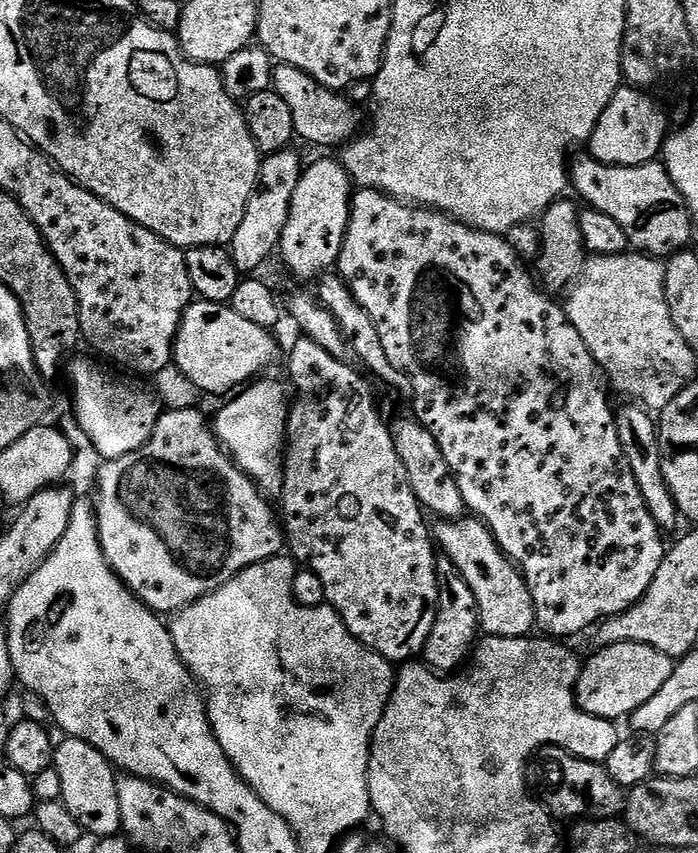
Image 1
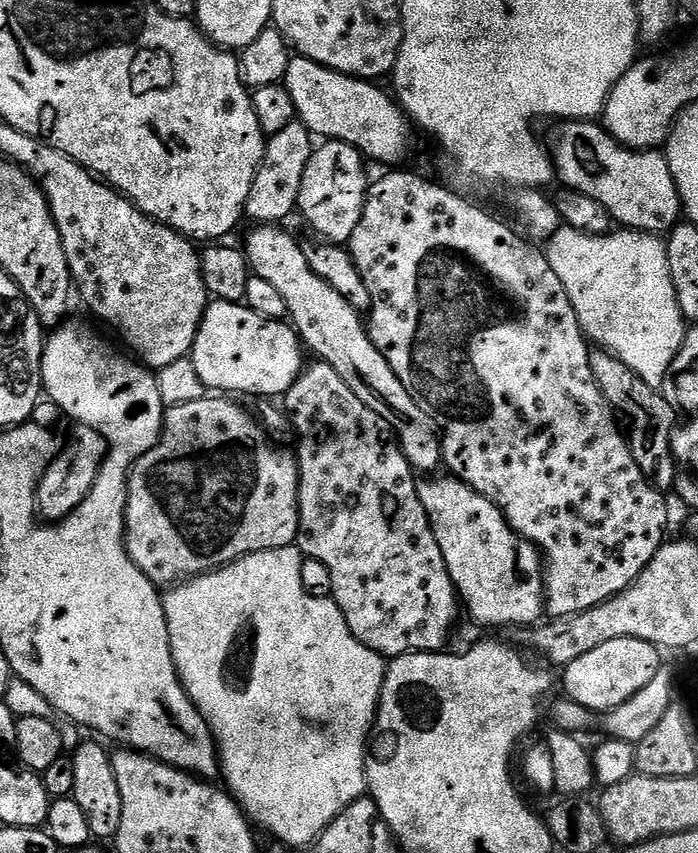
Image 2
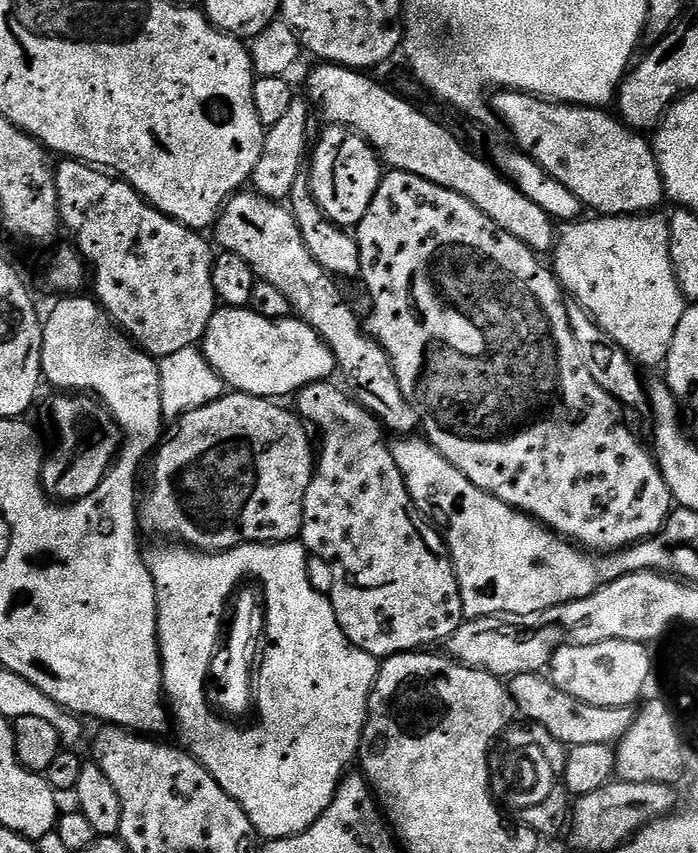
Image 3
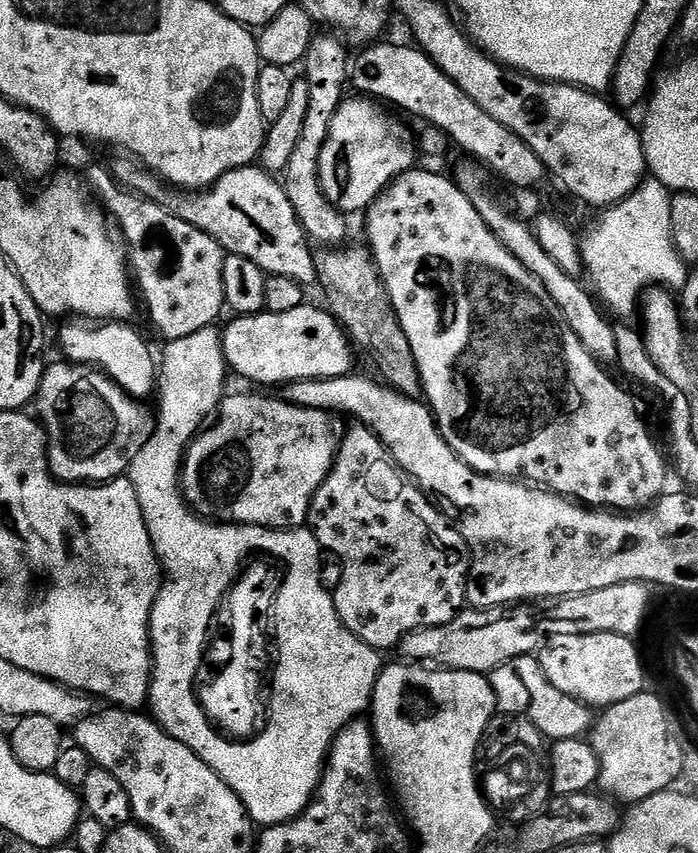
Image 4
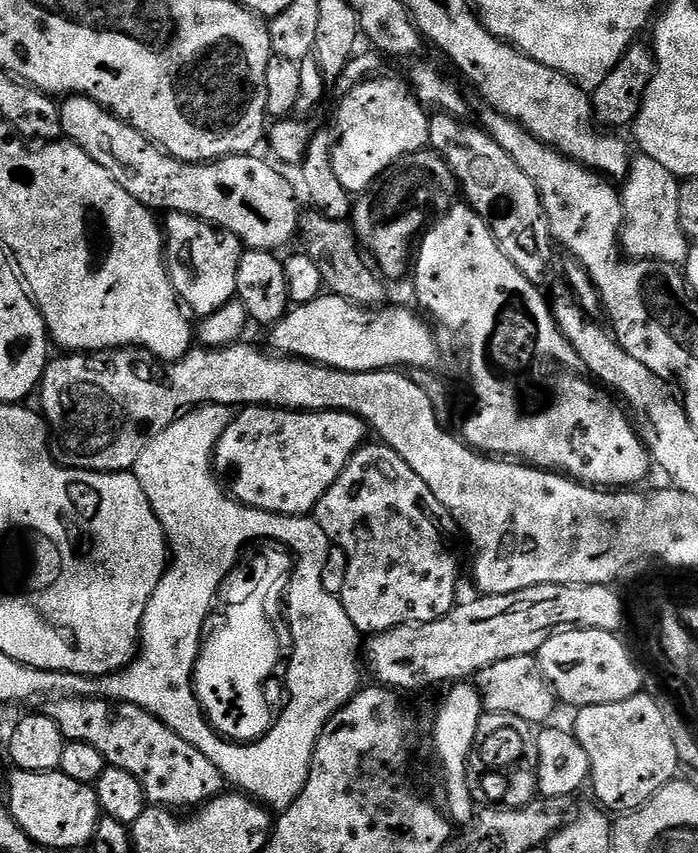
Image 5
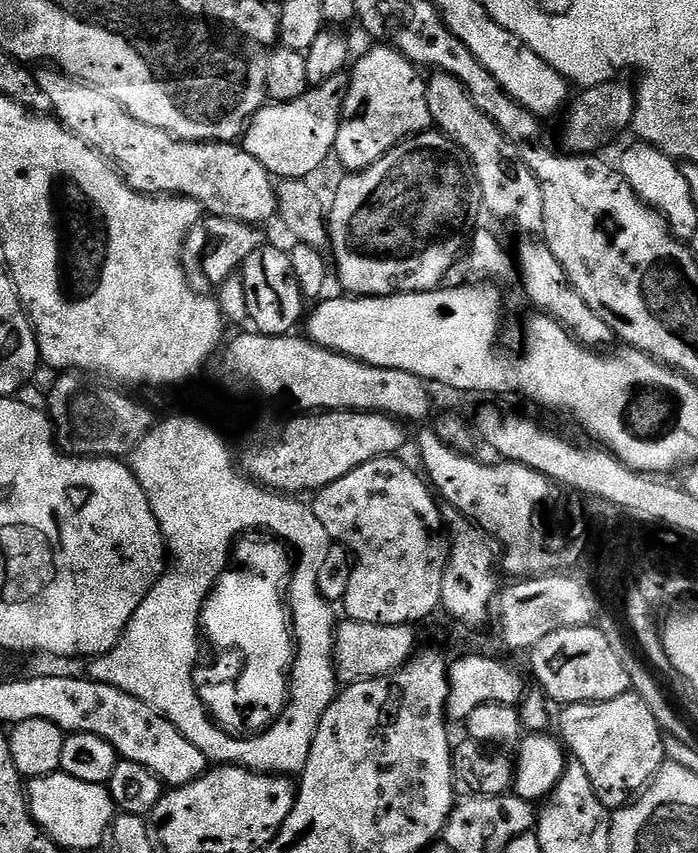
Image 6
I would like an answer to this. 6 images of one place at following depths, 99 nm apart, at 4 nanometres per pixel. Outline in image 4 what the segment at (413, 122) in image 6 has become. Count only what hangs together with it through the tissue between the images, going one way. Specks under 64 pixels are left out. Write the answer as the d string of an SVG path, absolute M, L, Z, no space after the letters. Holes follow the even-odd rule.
M348 98L338 106L338 114L334 114L334 122L330 122L330 134L326 138L324 148L321 151L320 184L324 188L324 194L329 202L345 214L360 211L360 213L363 213L371 208L372 201L377 200L381 192L396 177L404 172L413 171L415 164L412 163L415 162L416 156L418 157L418 148L414 143L414 136L408 133L407 126L399 124L391 116L393 113L381 107L375 99L364 99L368 100L352 100L352 98Z

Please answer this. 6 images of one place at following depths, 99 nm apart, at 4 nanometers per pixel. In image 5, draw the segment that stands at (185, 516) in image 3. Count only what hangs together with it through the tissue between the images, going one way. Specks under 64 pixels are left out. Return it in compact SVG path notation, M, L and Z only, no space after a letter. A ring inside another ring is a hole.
M241 407L233 415L230 426L226 426L226 430L220 435L220 441L216 444L214 471L222 481L223 487L230 493L232 499L238 501L240 504L245 504L258 510L273 512L274 514L282 514L283 516L306 516L315 513L317 502L326 494L326 490L330 490L330 486L334 486L334 482L347 466L348 460L356 451L364 447L369 436L370 429L364 420L349 412L290 412L287 408Z

